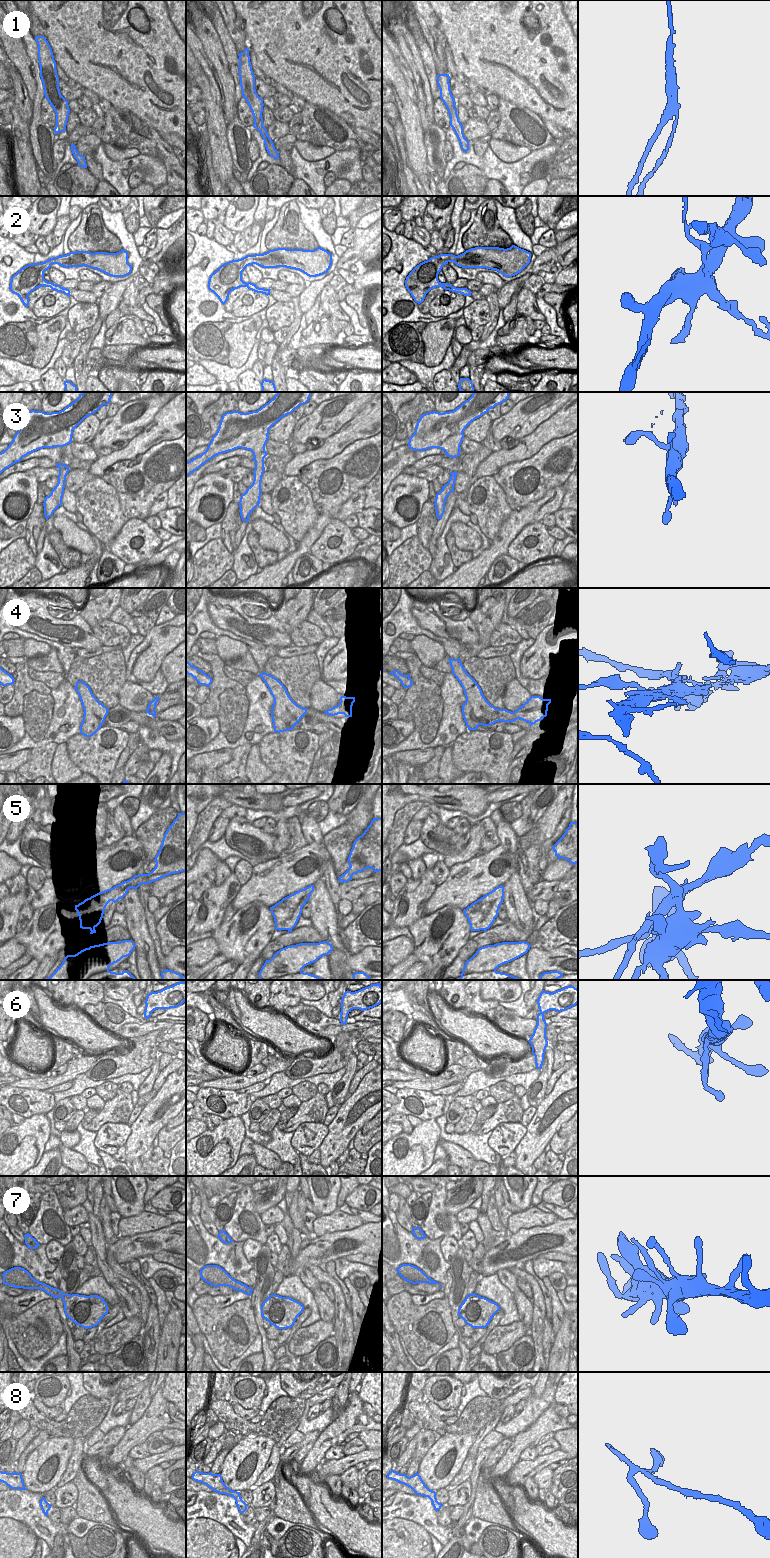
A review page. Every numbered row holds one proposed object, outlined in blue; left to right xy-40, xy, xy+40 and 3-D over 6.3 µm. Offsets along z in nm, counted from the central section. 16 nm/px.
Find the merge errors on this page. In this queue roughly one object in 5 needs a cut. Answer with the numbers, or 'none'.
1, 4, 5

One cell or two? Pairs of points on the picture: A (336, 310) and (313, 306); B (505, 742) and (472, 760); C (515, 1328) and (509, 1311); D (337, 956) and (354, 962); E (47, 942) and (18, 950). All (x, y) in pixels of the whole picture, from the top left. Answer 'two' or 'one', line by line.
A: two
B: one
C: two
D: one
E: two

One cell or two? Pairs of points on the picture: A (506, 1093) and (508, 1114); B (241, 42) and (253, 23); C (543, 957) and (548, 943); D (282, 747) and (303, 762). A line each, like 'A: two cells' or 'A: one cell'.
A: two cells
B: two cells
C: two cells
D: one cell

